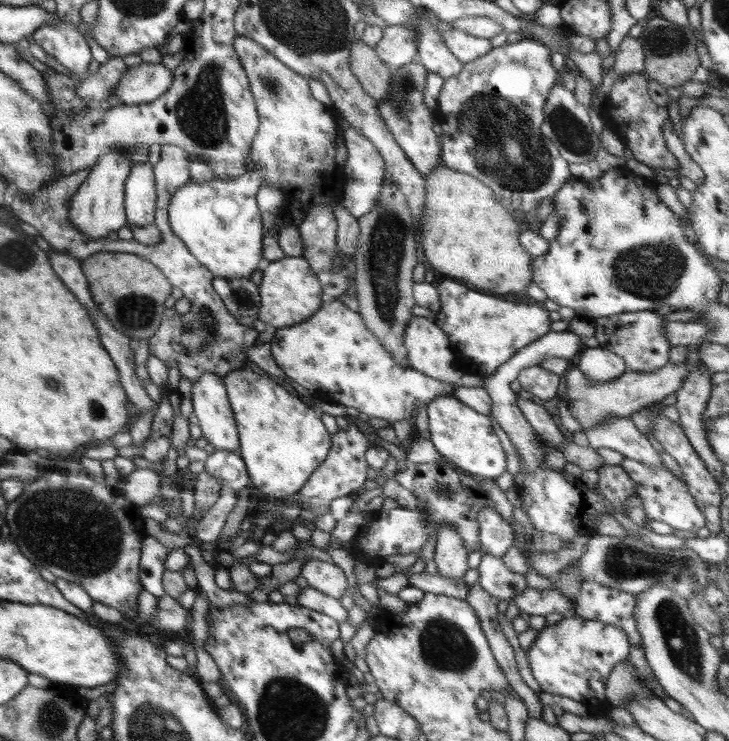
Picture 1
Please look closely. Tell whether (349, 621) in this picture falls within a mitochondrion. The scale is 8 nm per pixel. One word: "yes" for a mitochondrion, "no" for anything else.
no

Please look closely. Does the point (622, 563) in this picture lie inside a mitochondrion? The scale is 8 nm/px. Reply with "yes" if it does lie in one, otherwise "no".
yes

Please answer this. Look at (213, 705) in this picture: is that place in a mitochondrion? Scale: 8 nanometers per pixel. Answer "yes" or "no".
no

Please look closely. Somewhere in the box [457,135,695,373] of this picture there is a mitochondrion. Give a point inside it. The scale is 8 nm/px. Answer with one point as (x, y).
(649, 271)

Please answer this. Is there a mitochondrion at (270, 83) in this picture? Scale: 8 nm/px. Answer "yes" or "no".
yes

